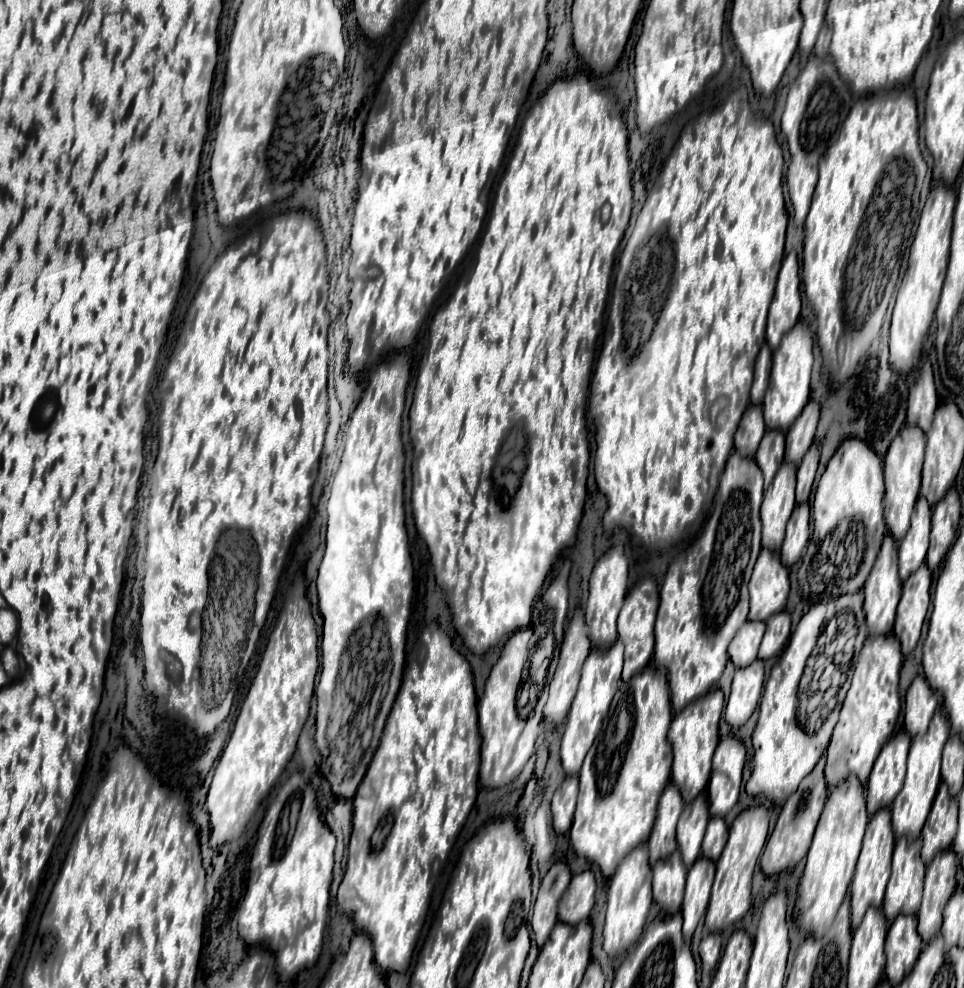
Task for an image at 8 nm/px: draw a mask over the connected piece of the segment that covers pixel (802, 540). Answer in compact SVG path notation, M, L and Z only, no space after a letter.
M802 504L802 506L796 506L792 512L792 518L786 530L786 540L780 550L782 564L786 568L790 568L802 556L808 544L808 538L810 538L810 508Z

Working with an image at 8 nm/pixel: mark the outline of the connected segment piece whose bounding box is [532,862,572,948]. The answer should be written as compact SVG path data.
M556 862L548 874L542 880L538 900L534 904L534 916L532 916L532 928L536 936L536 944L542 948L548 940L552 928L556 926L556 914L558 914L558 902L564 894L564 890L570 884L570 870L564 862Z

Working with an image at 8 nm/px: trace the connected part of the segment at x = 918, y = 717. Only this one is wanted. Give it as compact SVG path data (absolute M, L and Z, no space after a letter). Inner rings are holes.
M920 674L908 688L906 694L906 716L904 726L910 736L922 736L936 712L938 694L928 686L926 678Z

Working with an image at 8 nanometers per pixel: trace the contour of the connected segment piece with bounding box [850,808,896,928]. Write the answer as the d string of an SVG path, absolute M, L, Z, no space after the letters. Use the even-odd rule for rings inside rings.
M884 808L876 816L872 816L870 822L868 822L866 836L864 836L864 846L862 846L860 860L858 860L858 866L856 866L856 874L854 874L854 880L850 884L852 928L860 926L860 920L864 918L864 912L868 908L882 908L888 876L892 872L894 842L896 842L896 838L894 838L892 824L890 824L890 810Z

